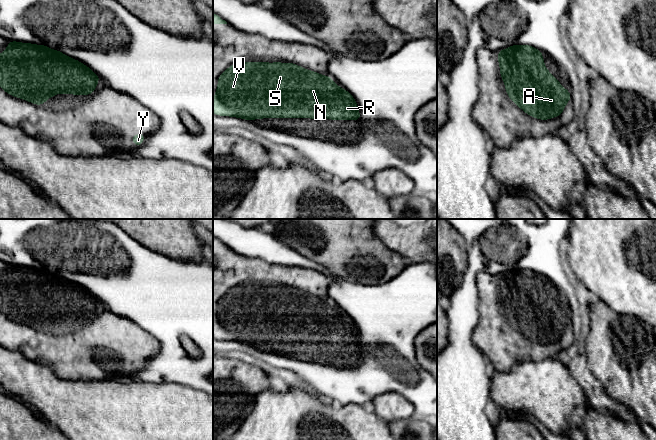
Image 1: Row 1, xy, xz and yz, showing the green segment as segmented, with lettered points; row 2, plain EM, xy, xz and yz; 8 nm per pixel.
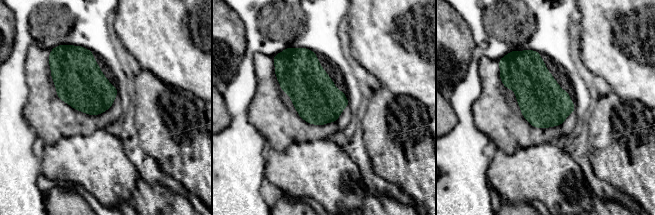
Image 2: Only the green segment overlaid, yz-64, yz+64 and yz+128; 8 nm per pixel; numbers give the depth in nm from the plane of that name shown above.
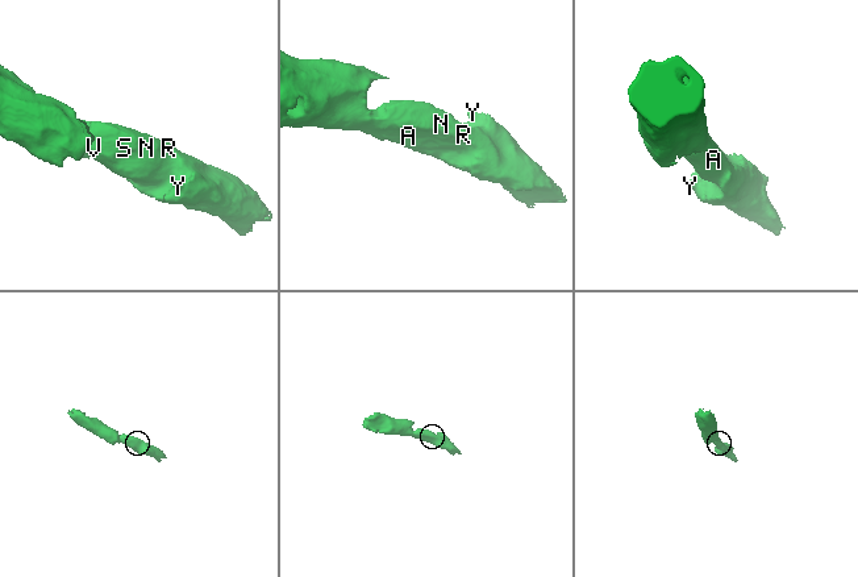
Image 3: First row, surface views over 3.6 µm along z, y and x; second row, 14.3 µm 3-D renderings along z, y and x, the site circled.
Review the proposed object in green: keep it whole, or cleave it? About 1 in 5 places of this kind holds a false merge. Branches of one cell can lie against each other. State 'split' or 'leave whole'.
leave whole

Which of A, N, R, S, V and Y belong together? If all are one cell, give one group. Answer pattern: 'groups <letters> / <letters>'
groups A N R S V Y

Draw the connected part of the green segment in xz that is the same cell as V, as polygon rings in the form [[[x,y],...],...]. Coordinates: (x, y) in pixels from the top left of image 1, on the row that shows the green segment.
[[[243,62],[226,69],[218,79],[213,113],[246,120],[260,118],[312,118],[333,120],[360,120],[360,113],[353,96],[337,86],[329,76],[306,70],[293,63]]]

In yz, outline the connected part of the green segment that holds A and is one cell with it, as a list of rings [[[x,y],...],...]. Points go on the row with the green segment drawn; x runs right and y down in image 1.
[[[513,45],[498,51],[500,74],[509,98],[541,120],[560,116],[571,94],[546,69],[542,51]]]

